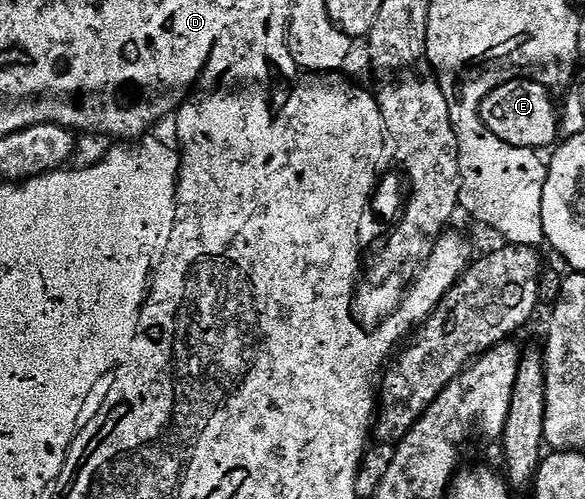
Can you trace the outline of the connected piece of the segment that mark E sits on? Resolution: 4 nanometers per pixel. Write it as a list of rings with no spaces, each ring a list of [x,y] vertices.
[[[511,80],[486,97],[480,107],[480,117],[494,135],[511,140],[512,145],[526,146],[531,150],[551,149],[557,143],[558,133],[558,104],[552,101],[552,96],[553,93],[537,80]]]

